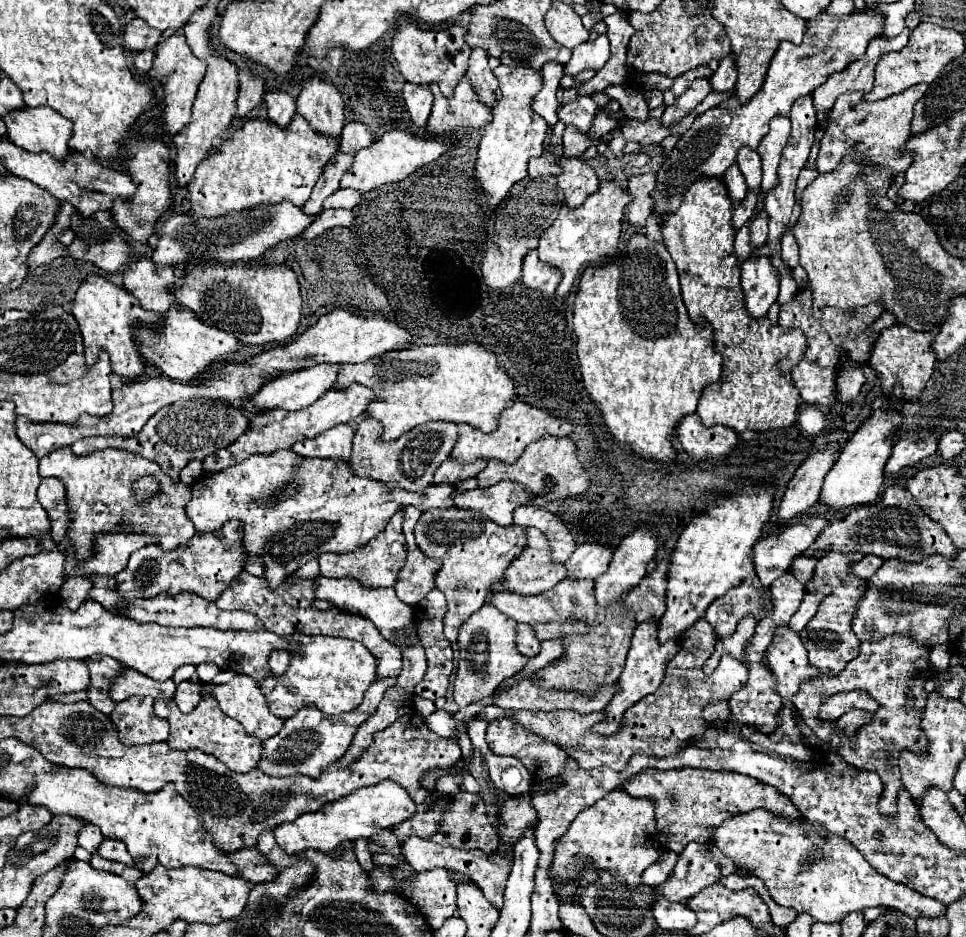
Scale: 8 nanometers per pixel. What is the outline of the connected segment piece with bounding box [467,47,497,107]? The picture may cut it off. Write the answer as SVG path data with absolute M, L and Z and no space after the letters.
M479 47L471 49L471 57L469 57L469 67L467 67L467 77L473 81L473 89L475 93L479 93L479 99L491 107L495 103L495 91L493 91L493 81L495 75L491 71L491 67L487 65L487 53Z

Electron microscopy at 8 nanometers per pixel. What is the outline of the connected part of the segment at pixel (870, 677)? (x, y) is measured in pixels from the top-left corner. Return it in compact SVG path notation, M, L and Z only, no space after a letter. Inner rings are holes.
M907 633L901 635L889 635L881 641L863 641L861 653L853 661L847 663L843 673L839 677L811 677L803 681L797 695L791 697L791 703L801 713L801 719L805 725L821 739L831 753L839 755L845 763L879 773L883 781L883 793L879 799L879 813L885 817L895 817L897 813L897 795L905 789L901 783L901 773L897 767L897 759L901 751L913 751L917 755L927 755L929 741L927 735L921 731L921 719L927 703L927 691L925 681L935 675L935 669L929 661L929 649L923 649L923 645L917 645ZM849 691L865 691L871 695L881 707L871 713L869 723L865 723L861 729L857 729L855 741L849 741L845 737L845 731L837 727L835 721L821 721L819 719L819 707L823 699L837 695L837 693L849 693ZM907 697L913 697L913 707L909 709ZM831 733L839 735L837 747L831 747Z

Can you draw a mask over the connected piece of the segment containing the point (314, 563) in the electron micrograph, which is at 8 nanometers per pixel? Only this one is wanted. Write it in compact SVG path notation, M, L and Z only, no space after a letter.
M314 558L307 562L303 567L294 572L294 575L303 579L314 579L320 575L319 560Z

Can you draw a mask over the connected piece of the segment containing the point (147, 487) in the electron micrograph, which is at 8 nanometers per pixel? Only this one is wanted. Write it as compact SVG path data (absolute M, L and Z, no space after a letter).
M141 477L133 483L133 493L137 497L137 503L145 503L149 499L153 499L159 493L159 481L155 481L155 477Z

